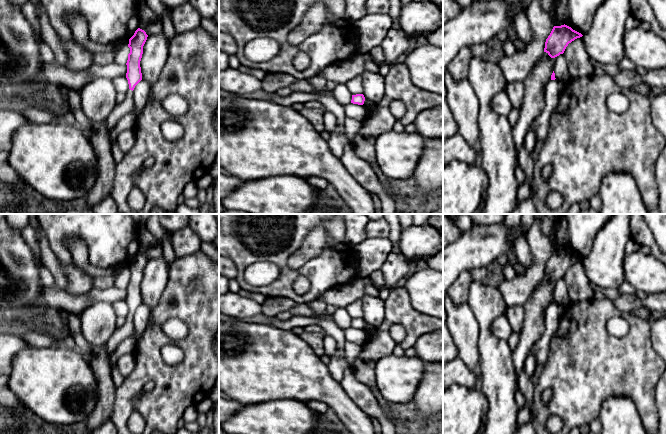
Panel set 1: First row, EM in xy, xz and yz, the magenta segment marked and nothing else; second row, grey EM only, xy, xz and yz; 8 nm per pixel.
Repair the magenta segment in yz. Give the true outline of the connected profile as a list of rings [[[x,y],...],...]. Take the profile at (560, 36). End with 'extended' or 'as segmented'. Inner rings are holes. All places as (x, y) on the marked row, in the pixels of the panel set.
[[[567,25],[554,26],[546,39],[544,52],[551,58],[563,54],[569,43],[583,35]]]; as segmented

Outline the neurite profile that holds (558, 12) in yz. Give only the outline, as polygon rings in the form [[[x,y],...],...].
[[[555,0],[549,14],[554,26],[564,25],[567,19],[567,0]]]

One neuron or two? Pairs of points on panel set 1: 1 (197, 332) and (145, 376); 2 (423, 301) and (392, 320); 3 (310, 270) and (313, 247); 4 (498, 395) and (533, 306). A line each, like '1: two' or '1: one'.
1: one
2: two
3: two
4: two

